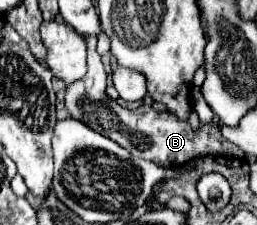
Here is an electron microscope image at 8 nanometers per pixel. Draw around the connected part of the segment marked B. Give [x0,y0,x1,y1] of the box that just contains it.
[65,35,241,167]

